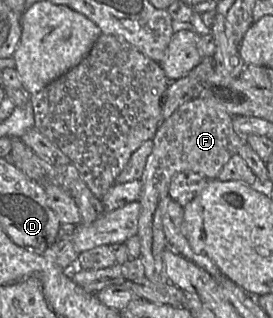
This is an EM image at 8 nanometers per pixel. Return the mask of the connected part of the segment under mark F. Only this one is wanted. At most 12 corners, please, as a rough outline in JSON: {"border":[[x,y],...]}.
{"border":[[213,100],[163,120],[139,179],[145,277],[170,283],[162,216],[182,171],[217,178],[244,137]]}

